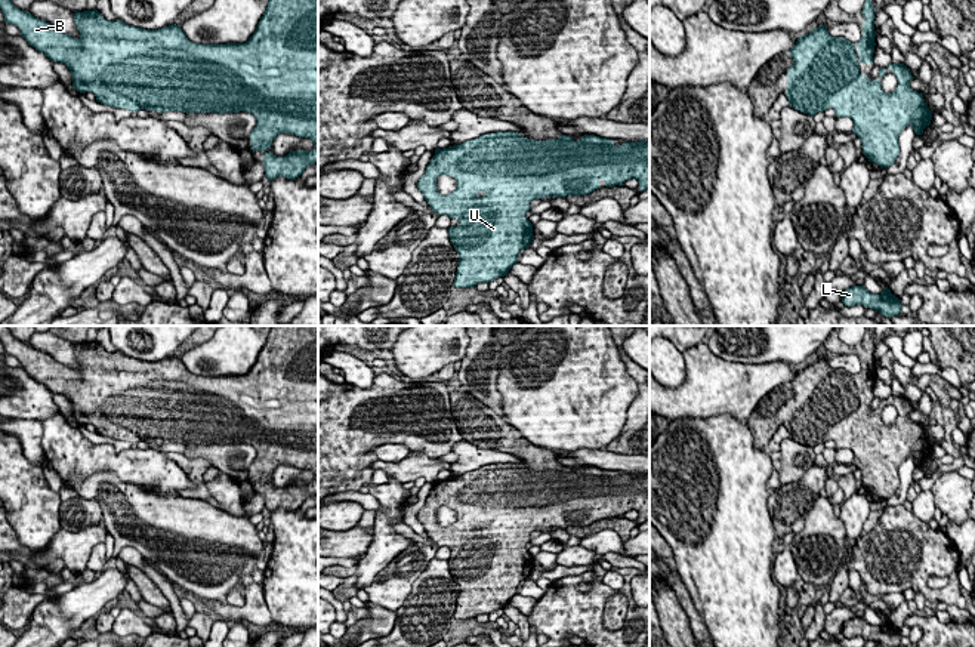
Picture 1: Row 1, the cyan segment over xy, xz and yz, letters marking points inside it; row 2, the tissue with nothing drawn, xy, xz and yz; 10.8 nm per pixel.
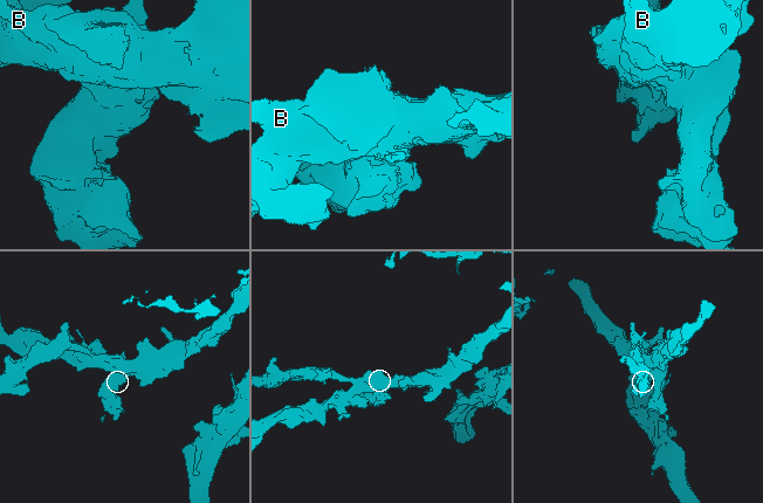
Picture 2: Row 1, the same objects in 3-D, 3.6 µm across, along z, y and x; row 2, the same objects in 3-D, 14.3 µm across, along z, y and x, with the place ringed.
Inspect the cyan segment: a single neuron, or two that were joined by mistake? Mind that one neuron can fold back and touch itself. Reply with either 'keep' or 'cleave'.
keep

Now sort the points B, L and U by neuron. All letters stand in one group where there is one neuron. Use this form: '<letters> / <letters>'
B L U

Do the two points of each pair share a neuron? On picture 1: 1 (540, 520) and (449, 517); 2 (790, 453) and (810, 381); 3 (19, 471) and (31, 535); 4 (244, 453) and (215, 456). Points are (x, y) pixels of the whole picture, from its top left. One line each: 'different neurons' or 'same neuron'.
1: different neurons
2: different neurons
3: same neuron
4: same neuron

